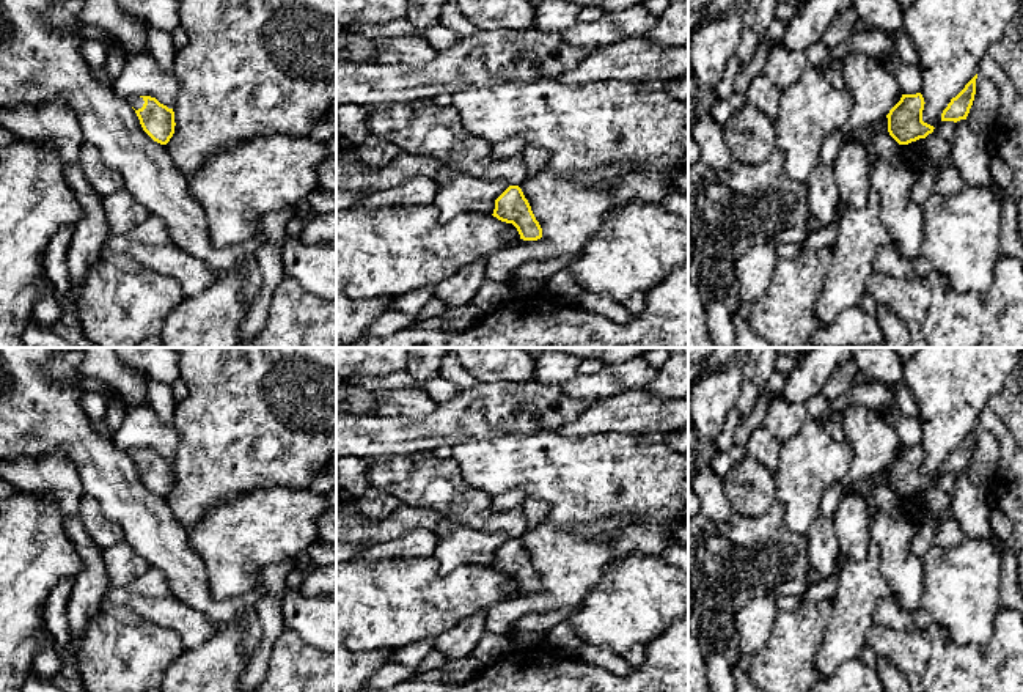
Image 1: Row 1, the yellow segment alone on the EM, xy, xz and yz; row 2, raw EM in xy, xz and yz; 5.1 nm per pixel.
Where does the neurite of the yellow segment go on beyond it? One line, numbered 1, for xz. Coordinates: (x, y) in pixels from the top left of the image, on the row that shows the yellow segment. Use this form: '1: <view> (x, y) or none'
1: none

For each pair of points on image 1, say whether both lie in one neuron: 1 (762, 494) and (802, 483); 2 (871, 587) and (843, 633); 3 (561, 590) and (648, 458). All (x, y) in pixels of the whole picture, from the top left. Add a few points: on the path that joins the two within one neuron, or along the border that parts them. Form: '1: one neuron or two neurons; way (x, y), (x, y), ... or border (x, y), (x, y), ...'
1: two neurons; border (772, 474), (777, 499)
2: one neuron; way (860, 598), (854, 604), (850, 622)
3: one neuron; way (561, 554), (561, 530), (612, 480)

